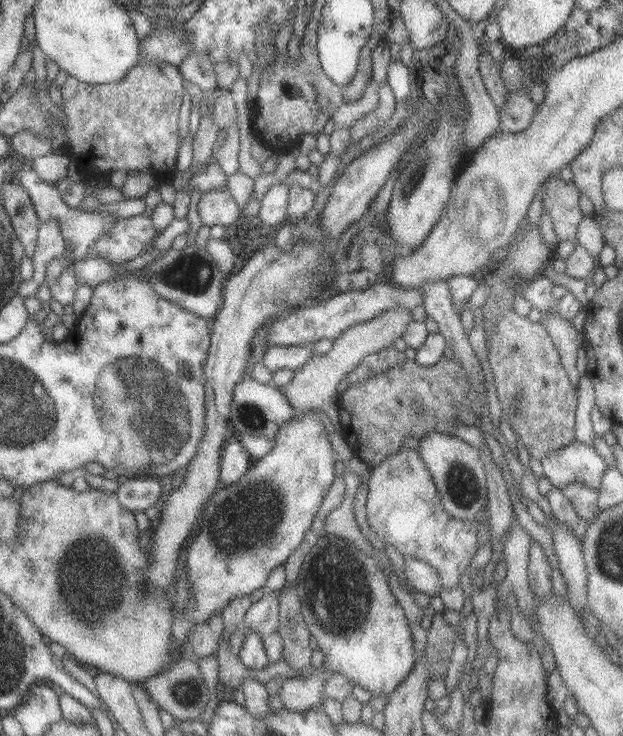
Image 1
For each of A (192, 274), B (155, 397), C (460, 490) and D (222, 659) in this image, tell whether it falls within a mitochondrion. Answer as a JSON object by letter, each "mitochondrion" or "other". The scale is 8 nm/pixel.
{"A":"mitochondrion","B":"mitochondrion","C":"mitochondrion","D":"other"}

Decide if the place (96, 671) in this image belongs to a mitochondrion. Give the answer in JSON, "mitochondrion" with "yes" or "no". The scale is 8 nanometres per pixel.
{"mitochondrion":"no"}

